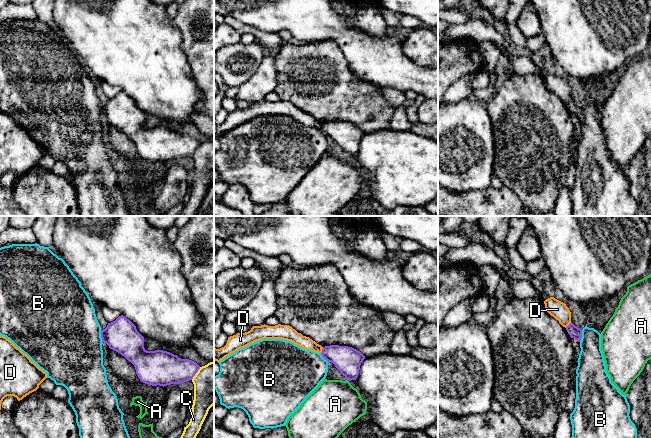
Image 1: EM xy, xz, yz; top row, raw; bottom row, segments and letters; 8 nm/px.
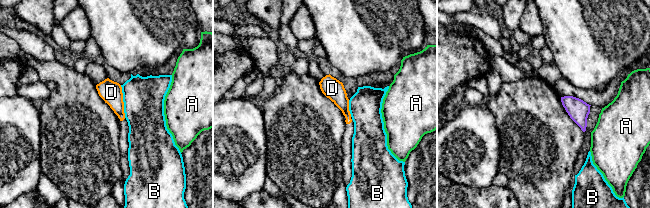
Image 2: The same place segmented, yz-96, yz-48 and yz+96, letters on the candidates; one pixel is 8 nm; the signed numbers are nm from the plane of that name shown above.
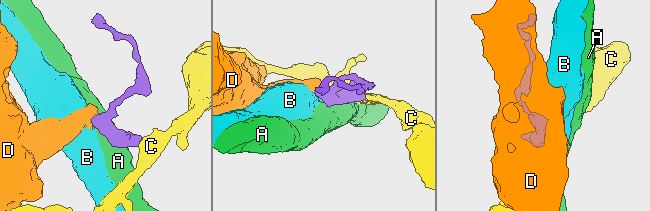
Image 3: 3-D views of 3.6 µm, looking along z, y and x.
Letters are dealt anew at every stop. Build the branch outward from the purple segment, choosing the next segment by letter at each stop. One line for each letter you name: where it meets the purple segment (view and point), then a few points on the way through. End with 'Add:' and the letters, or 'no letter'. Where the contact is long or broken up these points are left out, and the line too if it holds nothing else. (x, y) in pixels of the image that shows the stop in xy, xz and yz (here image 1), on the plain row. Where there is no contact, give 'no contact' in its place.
Add: no letter

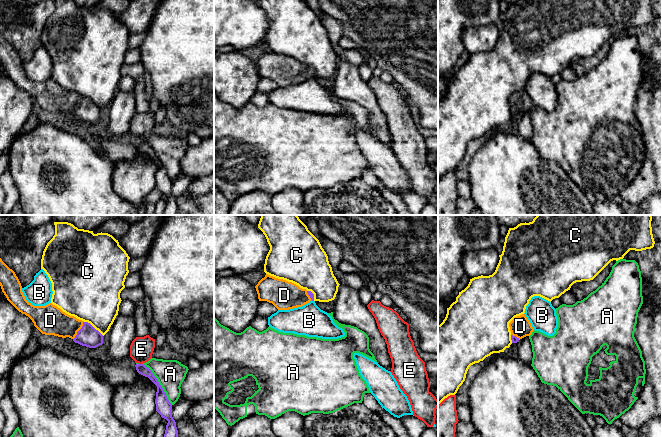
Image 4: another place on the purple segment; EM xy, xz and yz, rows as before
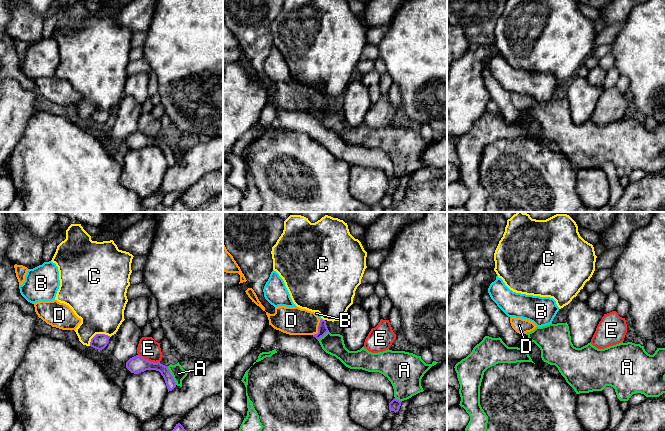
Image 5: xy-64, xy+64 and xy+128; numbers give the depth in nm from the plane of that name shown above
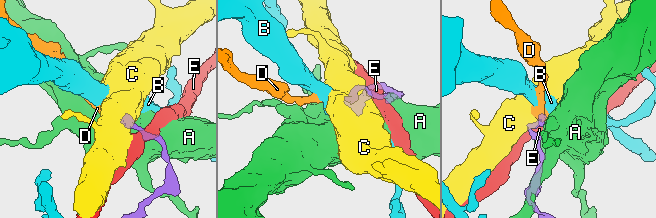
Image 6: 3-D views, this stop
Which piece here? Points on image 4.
D: xy (79, 106) | across xy (88, 112), (79, 106), (50, 96)
Add: D

